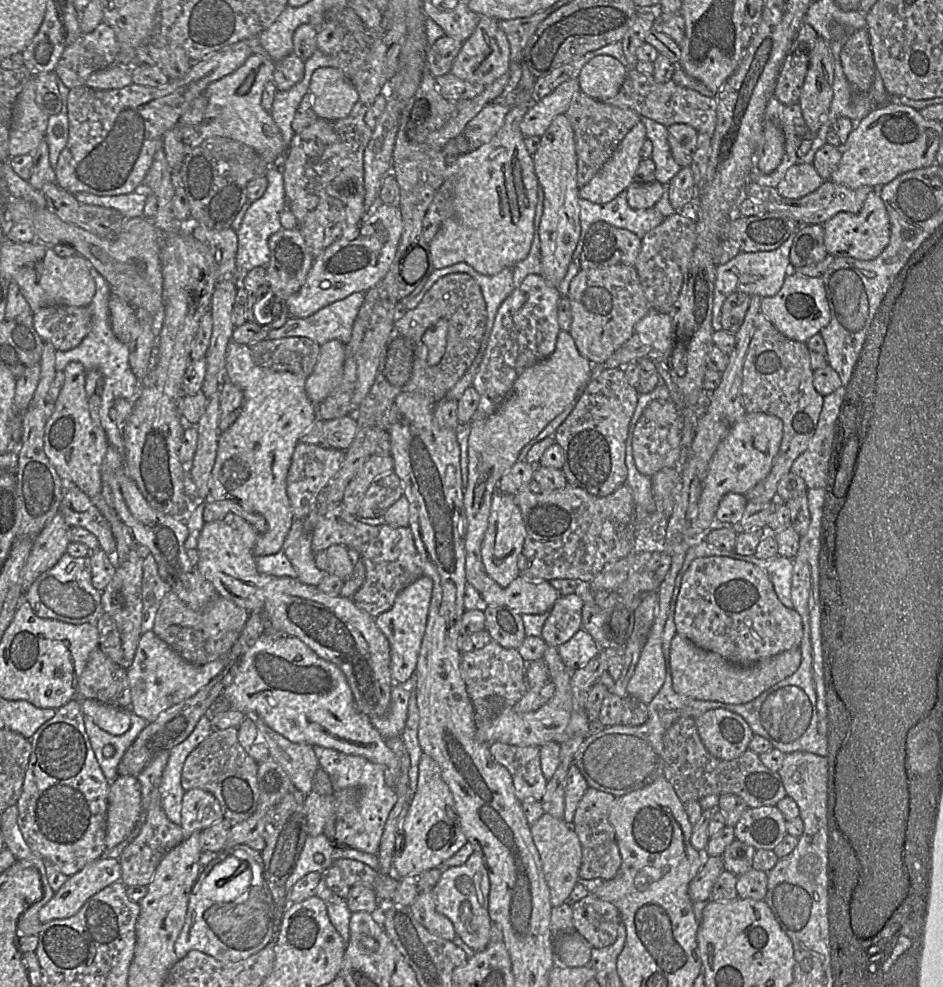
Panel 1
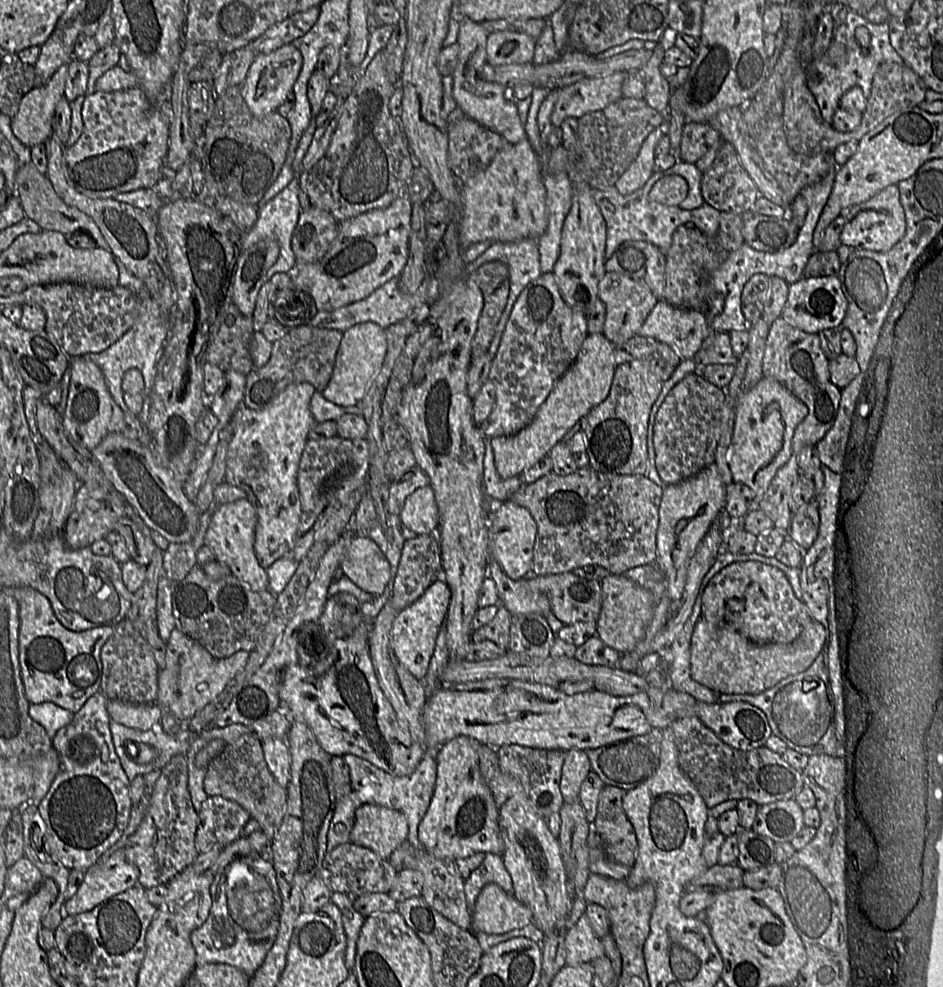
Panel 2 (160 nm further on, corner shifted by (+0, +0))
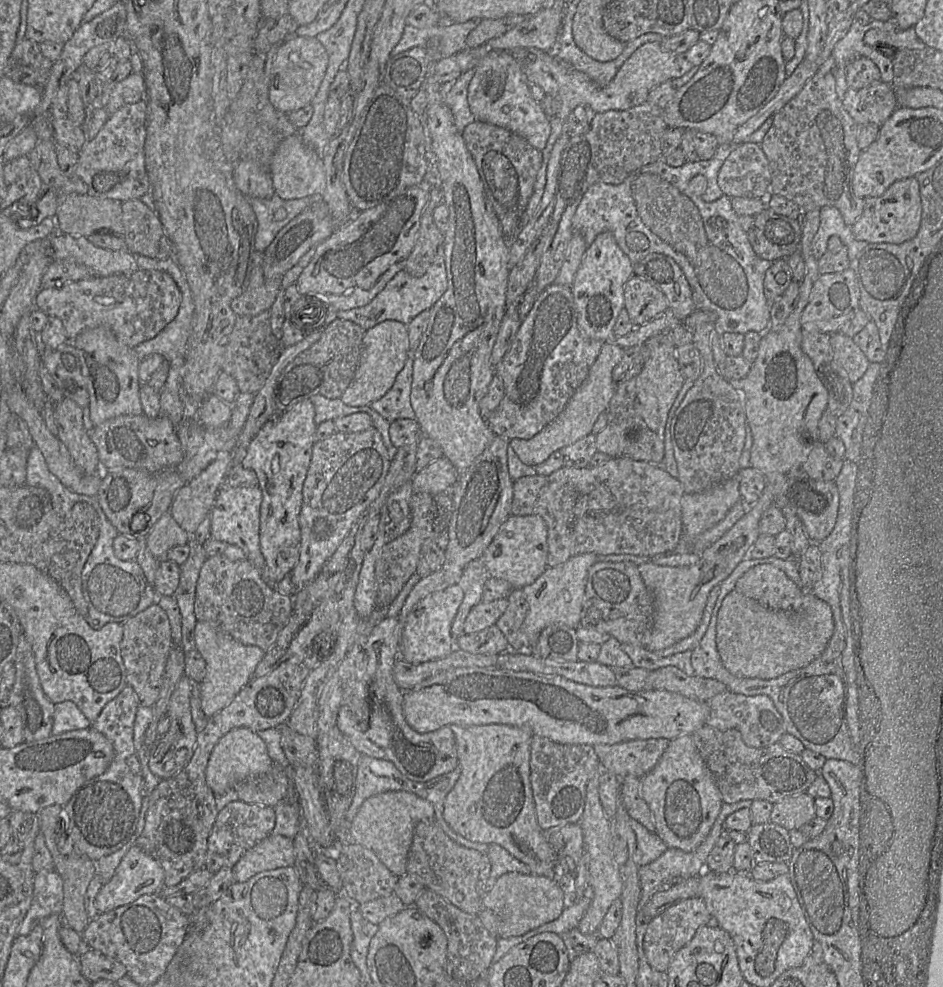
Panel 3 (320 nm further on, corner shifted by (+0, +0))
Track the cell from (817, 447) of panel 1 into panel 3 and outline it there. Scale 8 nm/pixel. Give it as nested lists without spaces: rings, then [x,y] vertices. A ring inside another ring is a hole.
[[[870,363],[863,376],[852,384],[853,397],[847,410],[837,420],[835,436],[845,447],[845,461],[858,462],[862,434],[871,403],[873,386],[879,375],[881,363]]]

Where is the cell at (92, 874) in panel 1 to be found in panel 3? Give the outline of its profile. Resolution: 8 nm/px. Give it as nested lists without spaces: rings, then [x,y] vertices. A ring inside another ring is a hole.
[[[132,846],[122,858],[112,878],[102,884],[93,900],[93,907],[99,913],[129,904],[142,895],[158,894],[164,888],[164,870],[161,865],[141,848]]]

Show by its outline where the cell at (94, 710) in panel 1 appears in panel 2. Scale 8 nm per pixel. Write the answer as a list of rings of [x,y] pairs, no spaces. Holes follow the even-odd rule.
[[[108,700],[106,708],[112,721],[139,730],[152,729],[164,713],[157,704],[139,705],[117,700]]]

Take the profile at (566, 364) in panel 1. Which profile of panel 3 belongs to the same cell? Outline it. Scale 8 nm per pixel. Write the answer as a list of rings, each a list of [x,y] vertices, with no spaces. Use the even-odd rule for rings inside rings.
[[[604,342],[587,378],[575,391],[563,410],[532,438],[509,441],[509,448],[514,451],[521,462],[530,466],[538,466],[554,452],[592,433],[595,422],[601,414],[605,413],[616,391],[617,383],[613,379],[613,370],[622,359],[623,353],[624,348],[613,342]]]

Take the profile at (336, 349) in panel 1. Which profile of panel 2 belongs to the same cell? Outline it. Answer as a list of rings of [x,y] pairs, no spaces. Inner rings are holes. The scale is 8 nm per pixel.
[[[373,322],[357,324],[343,332],[331,379],[323,397],[338,406],[357,405],[379,375],[387,353],[385,329]]]

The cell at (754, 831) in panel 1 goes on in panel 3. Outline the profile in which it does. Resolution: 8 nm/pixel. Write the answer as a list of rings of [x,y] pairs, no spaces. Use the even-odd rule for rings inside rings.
[[[804,792],[773,804],[769,822],[790,832],[801,829],[814,818],[815,798]]]

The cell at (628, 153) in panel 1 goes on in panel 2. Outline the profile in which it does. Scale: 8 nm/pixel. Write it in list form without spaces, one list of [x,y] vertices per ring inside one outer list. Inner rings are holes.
[[[664,123],[652,131],[644,140],[640,151],[627,170],[614,186],[620,194],[629,194],[642,186],[652,175],[655,158],[655,146],[664,133]]]

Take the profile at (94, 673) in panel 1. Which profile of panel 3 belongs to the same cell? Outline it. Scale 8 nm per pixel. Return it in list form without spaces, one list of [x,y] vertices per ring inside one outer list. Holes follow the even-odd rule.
[[[157,604],[123,623],[120,651],[126,671],[126,682],[137,694],[141,706],[152,707],[157,702],[162,689],[167,657],[172,646],[172,628],[168,615]]]

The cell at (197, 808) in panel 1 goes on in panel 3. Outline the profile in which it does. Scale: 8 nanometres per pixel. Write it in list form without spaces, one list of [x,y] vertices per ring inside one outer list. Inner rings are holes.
[[[240,800],[232,801],[219,810],[211,833],[208,837],[205,867],[212,873],[221,868],[233,868],[241,856],[261,840],[267,838],[273,831],[276,822],[274,807],[249,804]]]

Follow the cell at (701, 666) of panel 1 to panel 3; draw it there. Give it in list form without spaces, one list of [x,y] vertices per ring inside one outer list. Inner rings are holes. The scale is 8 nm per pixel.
[[[736,591],[724,597],[716,618],[716,647],[723,666],[741,678],[773,679],[790,671],[804,668],[815,661],[826,649],[834,632],[831,607],[823,600],[802,591],[801,605],[793,612],[768,609],[756,600]]]

